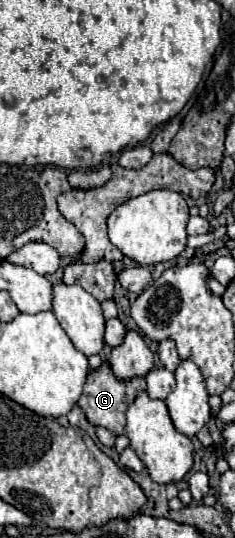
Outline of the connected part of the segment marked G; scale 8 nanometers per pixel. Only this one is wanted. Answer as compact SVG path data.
M107 364L107 366L101 366L97 372L87 376L85 390L83 390L83 396L79 400L79 406L93 426L103 426L103 428L111 430L115 436L121 436L125 432L125 412L127 412L129 404L137 398L137 394L141 394L143 390L145 390L145 378L143 376L121 382L113 376L113 372Z

